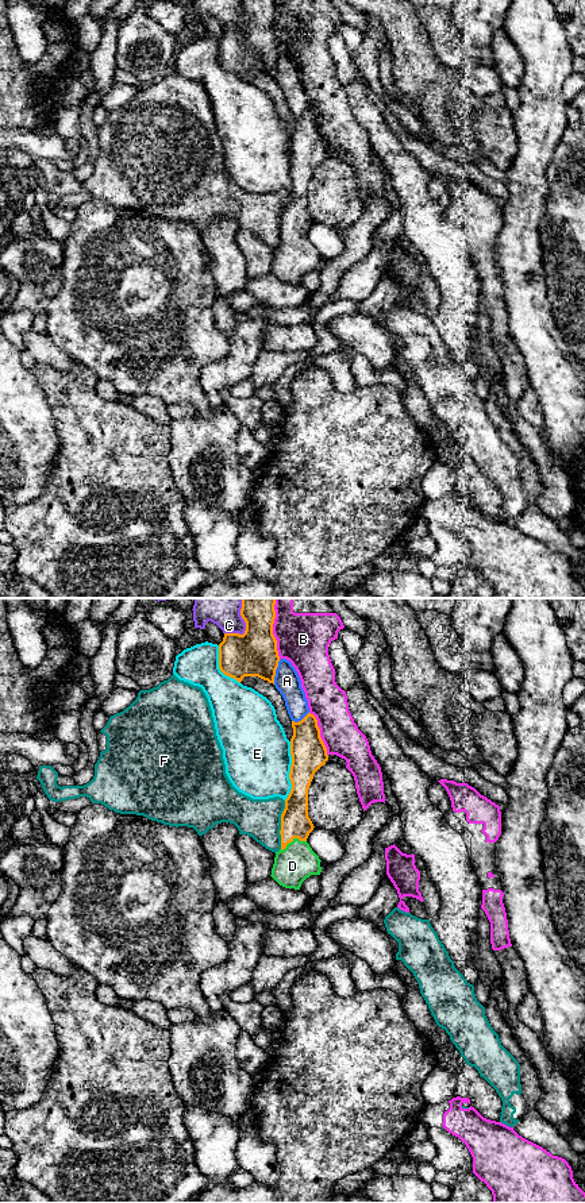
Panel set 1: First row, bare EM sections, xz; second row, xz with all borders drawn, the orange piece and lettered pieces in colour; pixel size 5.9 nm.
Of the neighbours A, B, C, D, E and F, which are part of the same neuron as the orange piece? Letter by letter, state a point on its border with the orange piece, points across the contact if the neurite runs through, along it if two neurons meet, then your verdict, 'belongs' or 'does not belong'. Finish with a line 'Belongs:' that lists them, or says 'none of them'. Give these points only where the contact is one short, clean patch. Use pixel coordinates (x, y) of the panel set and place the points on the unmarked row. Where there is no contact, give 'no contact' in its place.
A: contact xz (274, 66); does not belong
B: contact xz (272, 27); does not belong
C: contact xz (246, 23); does not belong
D: contact xz (292, 235); way xz (295, 218), (292, 235), (292, 261); belongs
E: contact xz (291, 166); does not belong
F: contact xz (281, 220); does not belong
Belongs: D

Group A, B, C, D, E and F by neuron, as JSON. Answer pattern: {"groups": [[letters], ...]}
{"groups": [["A"], ["B"], ["C"], ["D"], ["E"], ["F"]]}

